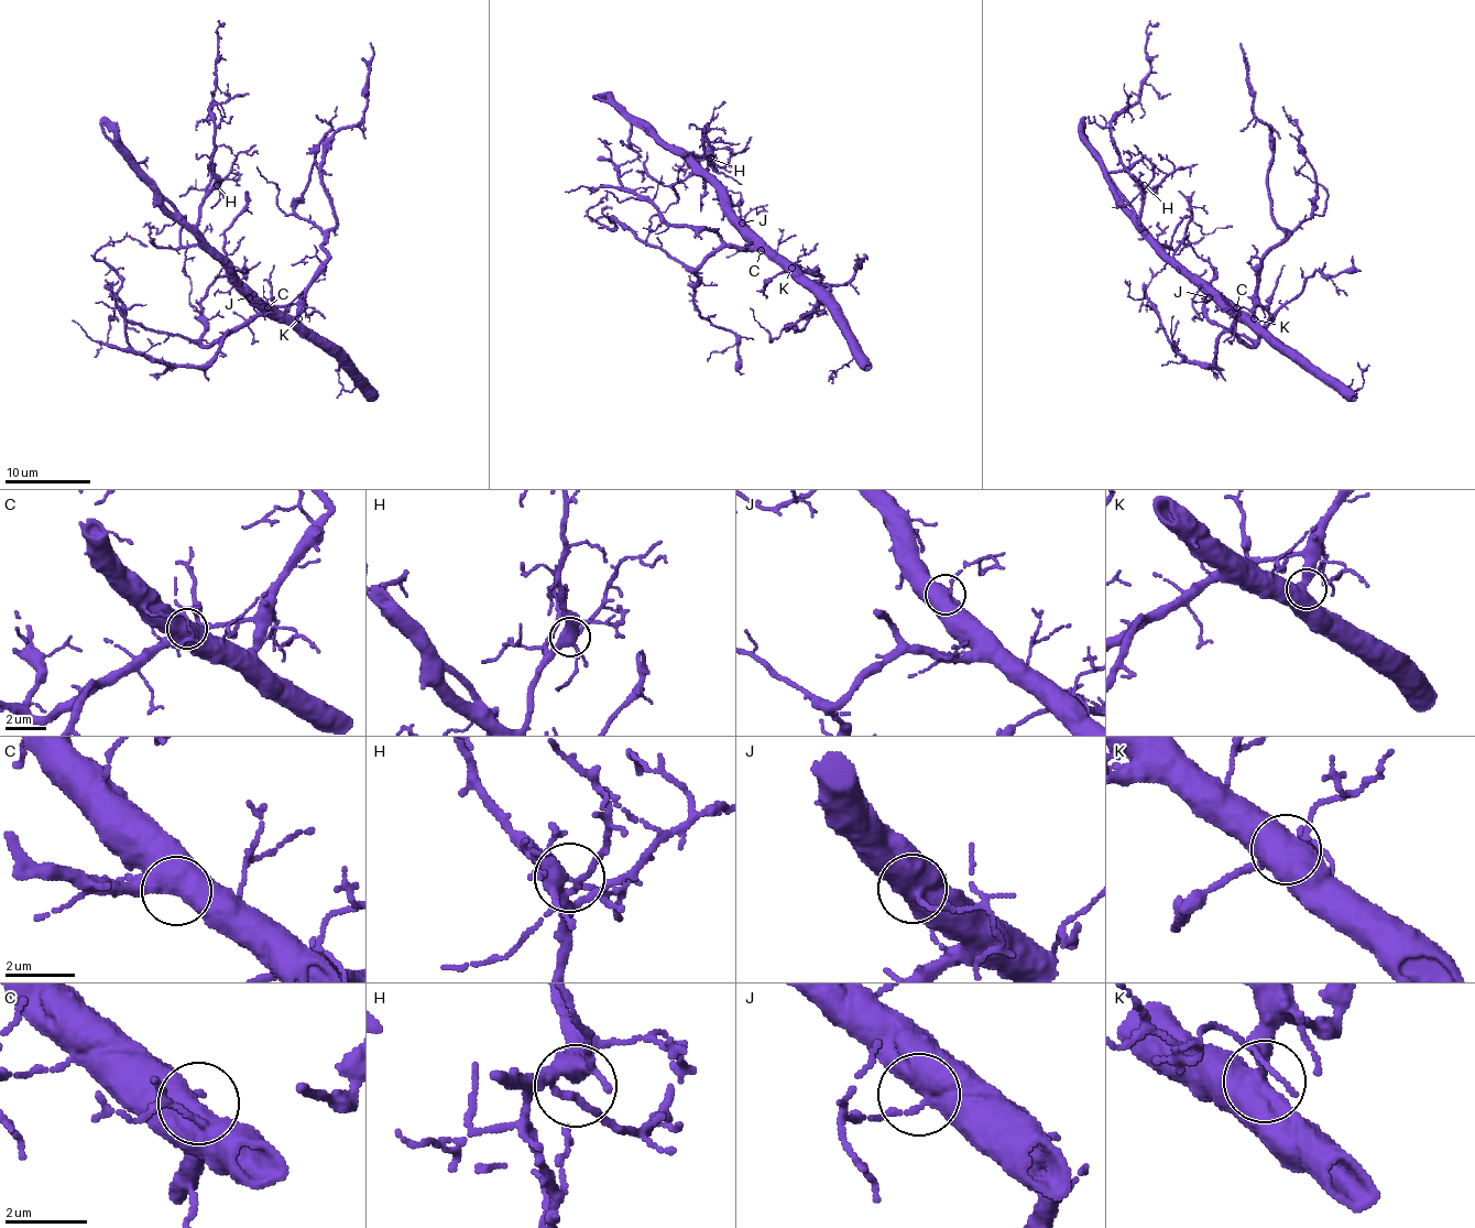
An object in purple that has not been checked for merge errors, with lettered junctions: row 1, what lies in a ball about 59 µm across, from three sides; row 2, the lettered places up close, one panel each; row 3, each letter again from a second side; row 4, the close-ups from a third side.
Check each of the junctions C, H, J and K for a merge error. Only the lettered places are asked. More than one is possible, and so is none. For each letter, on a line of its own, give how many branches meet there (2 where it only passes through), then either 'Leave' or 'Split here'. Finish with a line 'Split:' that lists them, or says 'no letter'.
C: Branches: 1. Leave
H: Branches: 5. Leave
J: Branches: 2. Leave
K: Branches: 4. Leave
Split: no letter

